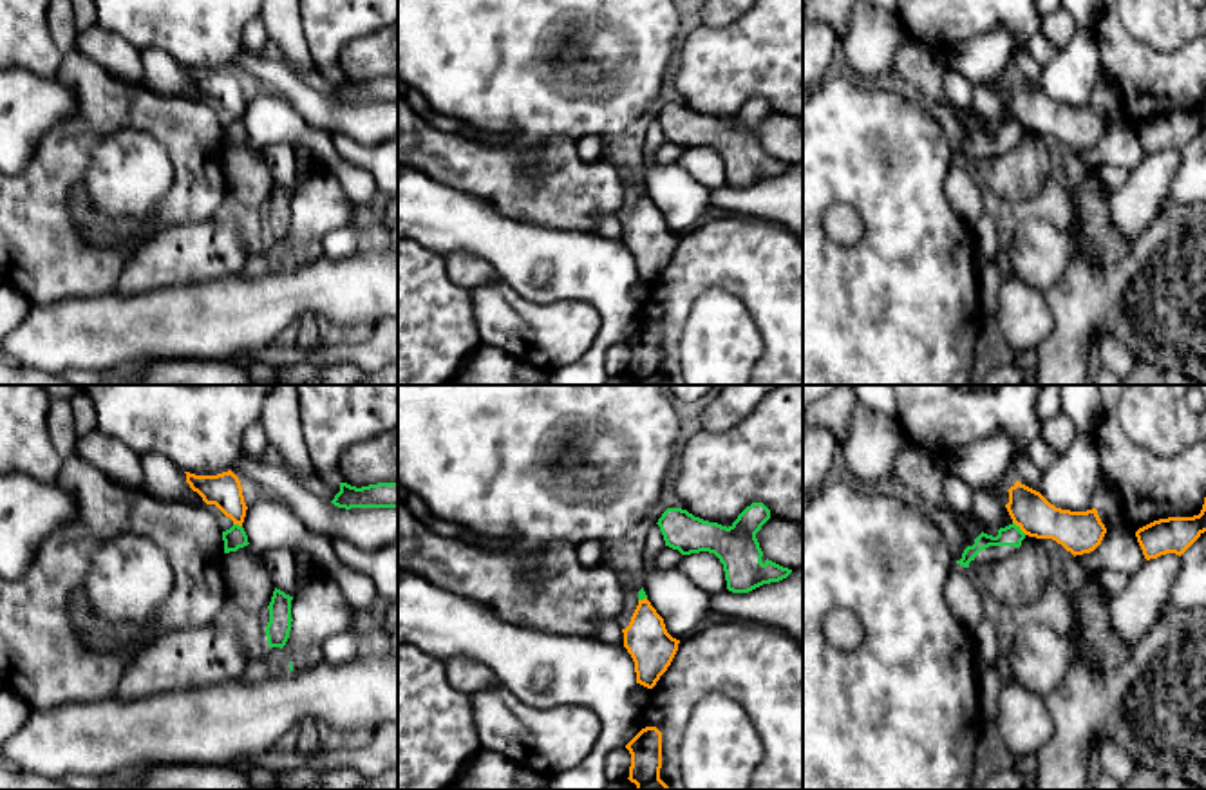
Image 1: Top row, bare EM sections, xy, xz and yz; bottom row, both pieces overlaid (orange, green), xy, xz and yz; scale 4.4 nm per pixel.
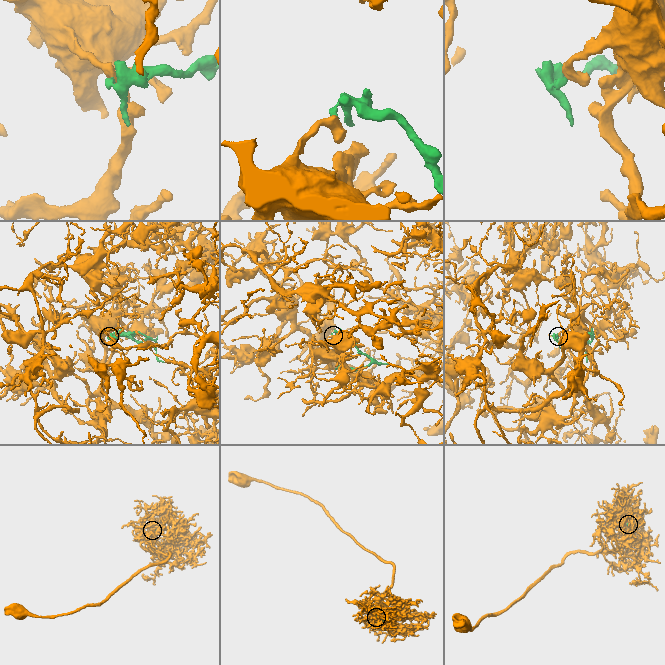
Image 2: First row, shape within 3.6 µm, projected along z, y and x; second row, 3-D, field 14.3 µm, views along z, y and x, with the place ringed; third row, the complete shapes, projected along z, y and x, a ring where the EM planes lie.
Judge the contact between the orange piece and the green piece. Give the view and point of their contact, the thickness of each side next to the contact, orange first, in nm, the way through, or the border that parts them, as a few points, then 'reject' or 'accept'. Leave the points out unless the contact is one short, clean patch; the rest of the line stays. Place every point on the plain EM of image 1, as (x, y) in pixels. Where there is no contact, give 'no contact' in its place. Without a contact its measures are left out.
meets orange in yz at (1020, 123); 180 nm thick on the orange side, 100 nm on the other; border along yz (1013, 116), (1026, 129); reject

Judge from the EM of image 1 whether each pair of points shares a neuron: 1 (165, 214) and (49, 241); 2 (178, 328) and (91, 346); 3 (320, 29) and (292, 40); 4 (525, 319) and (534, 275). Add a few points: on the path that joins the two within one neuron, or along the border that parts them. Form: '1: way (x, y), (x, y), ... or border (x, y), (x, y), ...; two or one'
1: way (181, 147), (152, 118), (103, 118), (51, 174); one
2: way (156, 328), (113, 329); one
3: border (299, 18), (315, 67); two
4: border (501, 279), (528, 300), (572, 300); two

